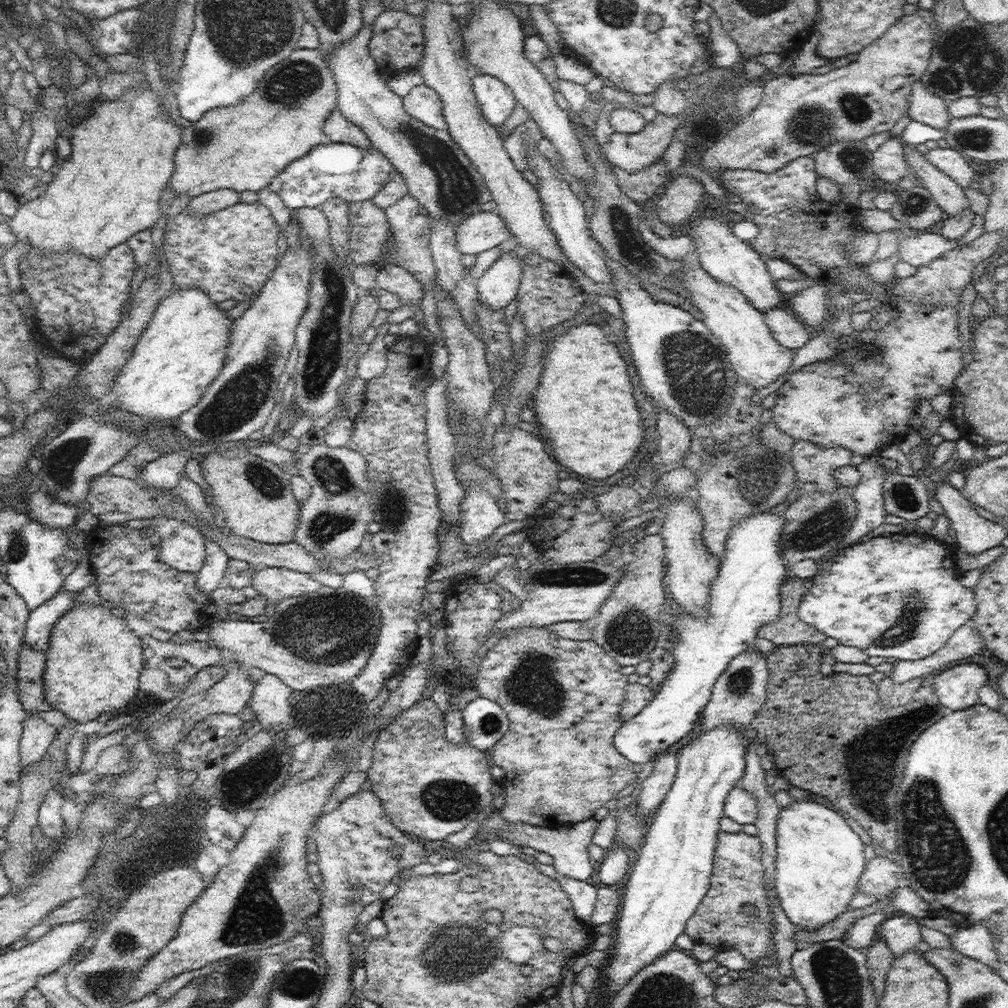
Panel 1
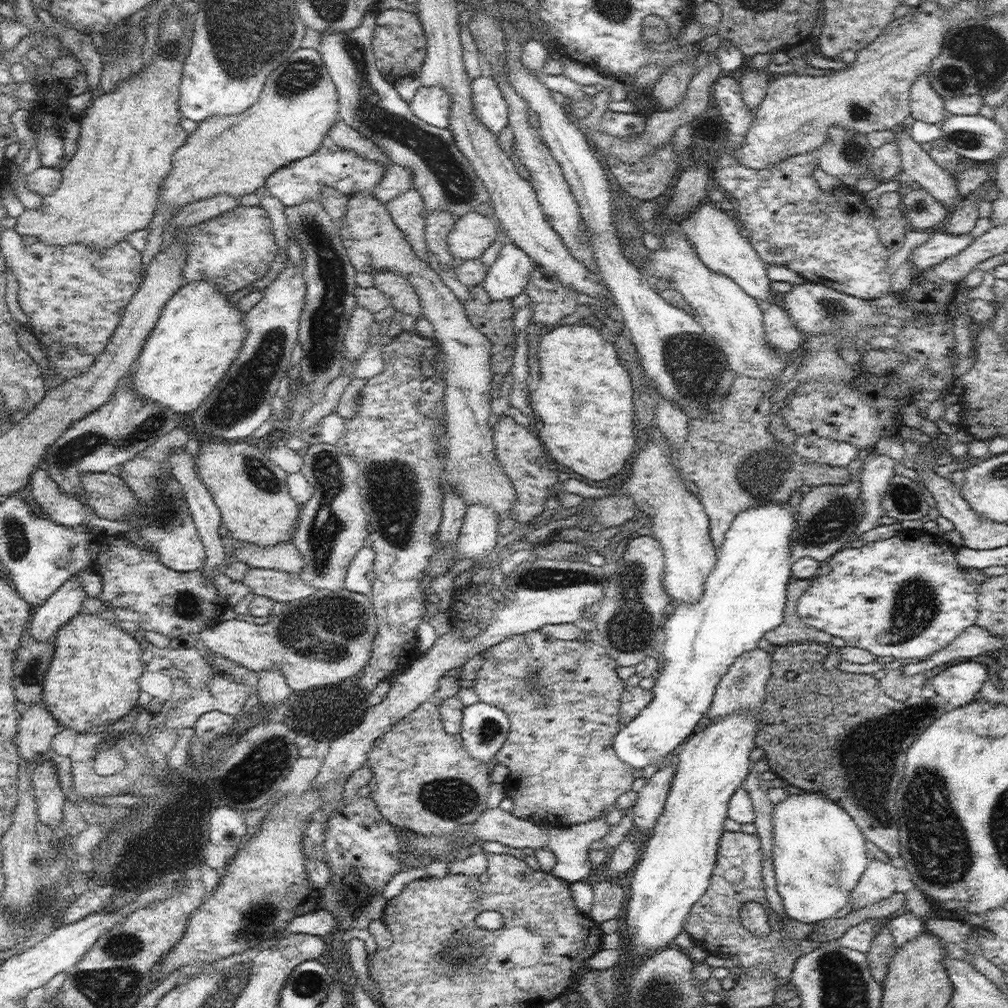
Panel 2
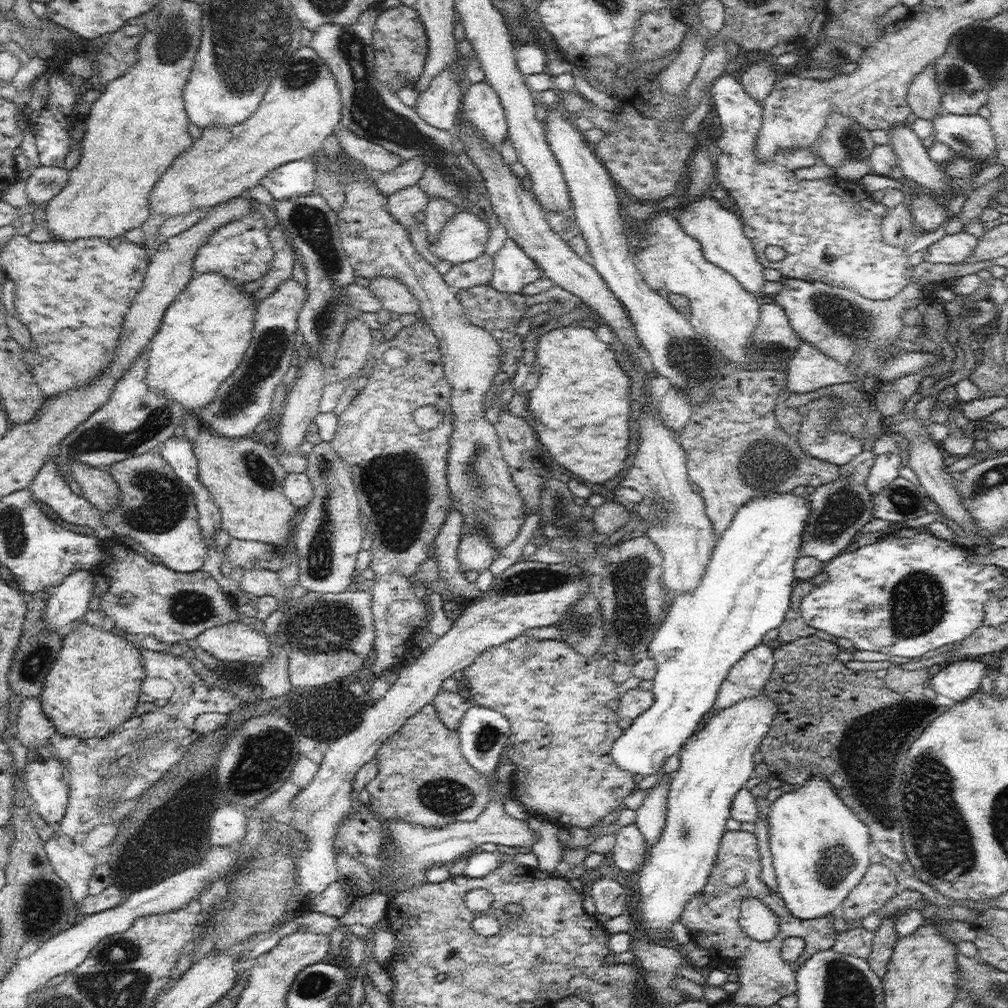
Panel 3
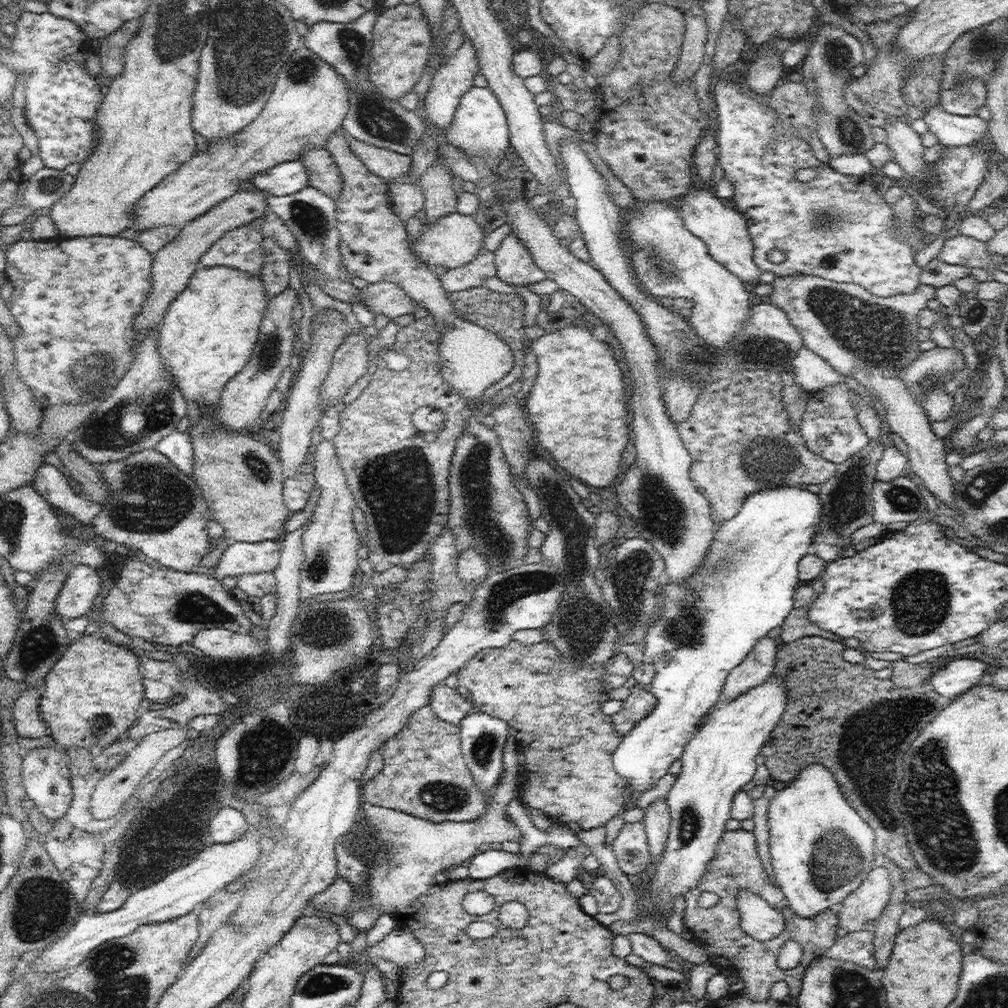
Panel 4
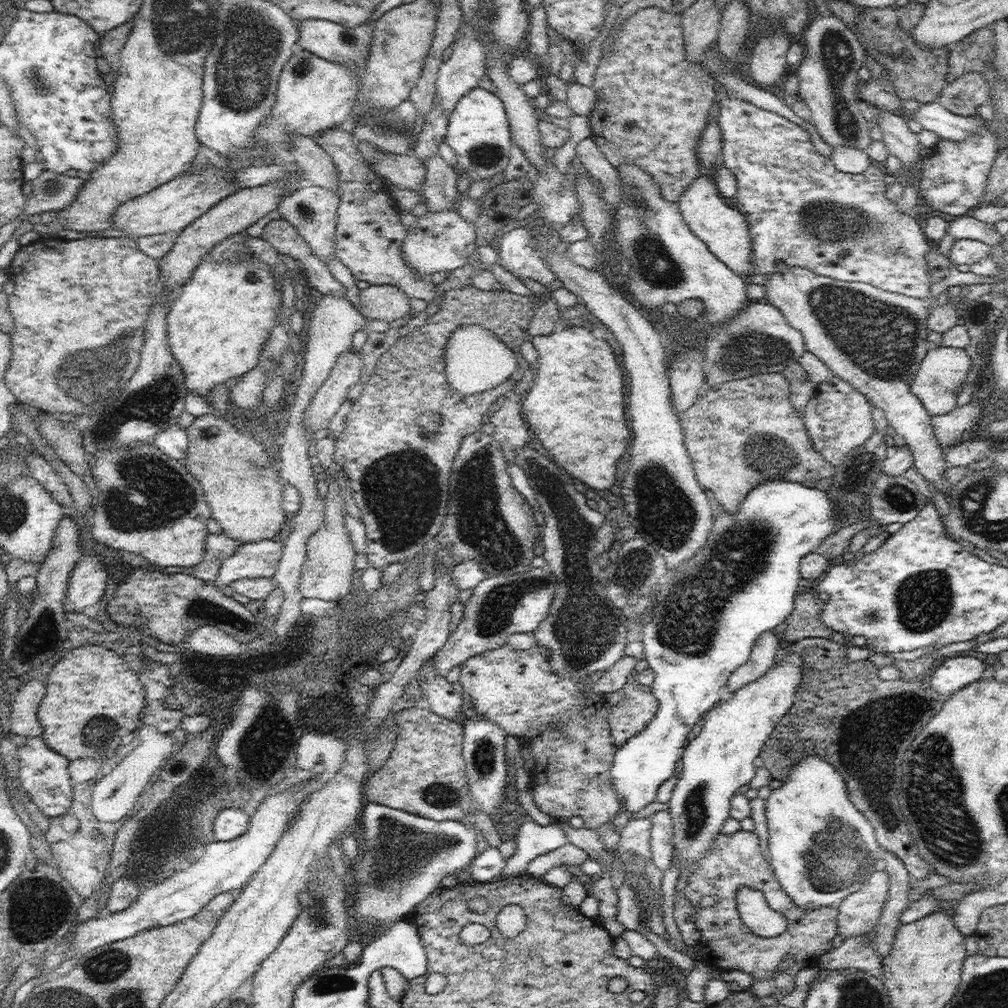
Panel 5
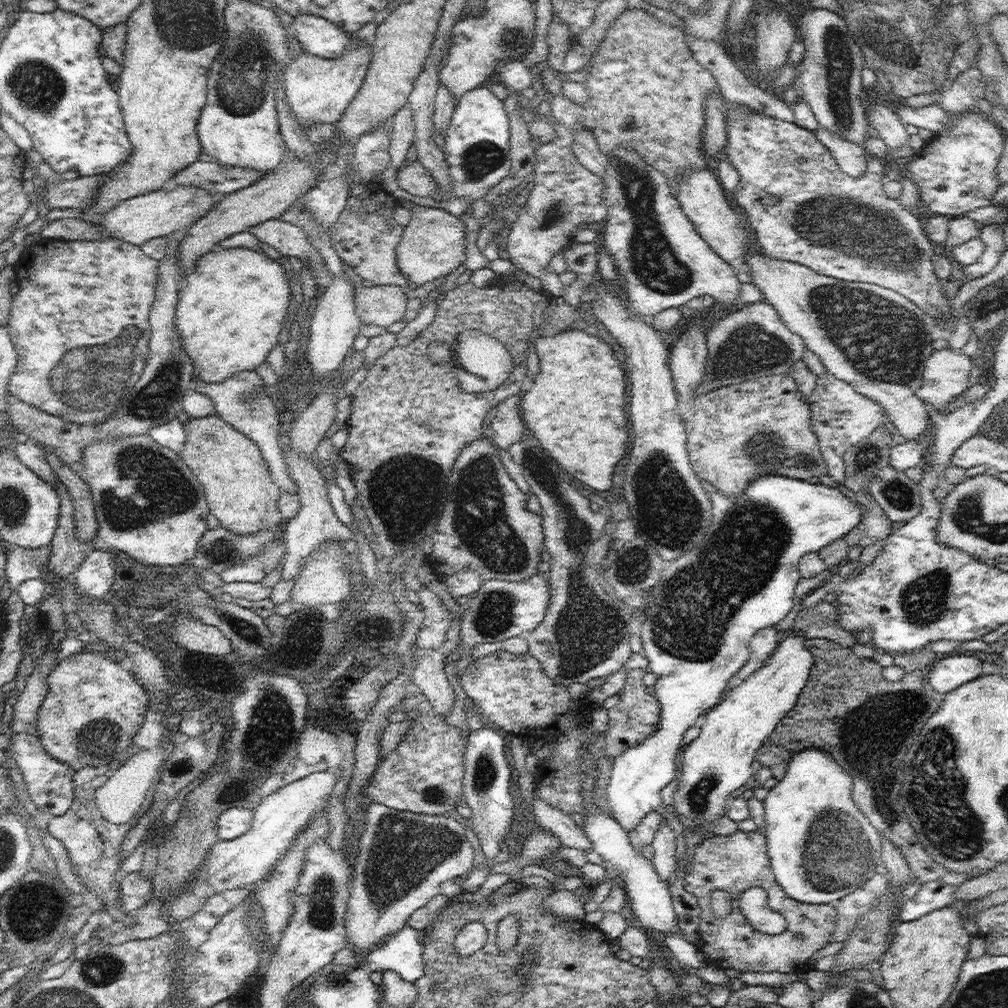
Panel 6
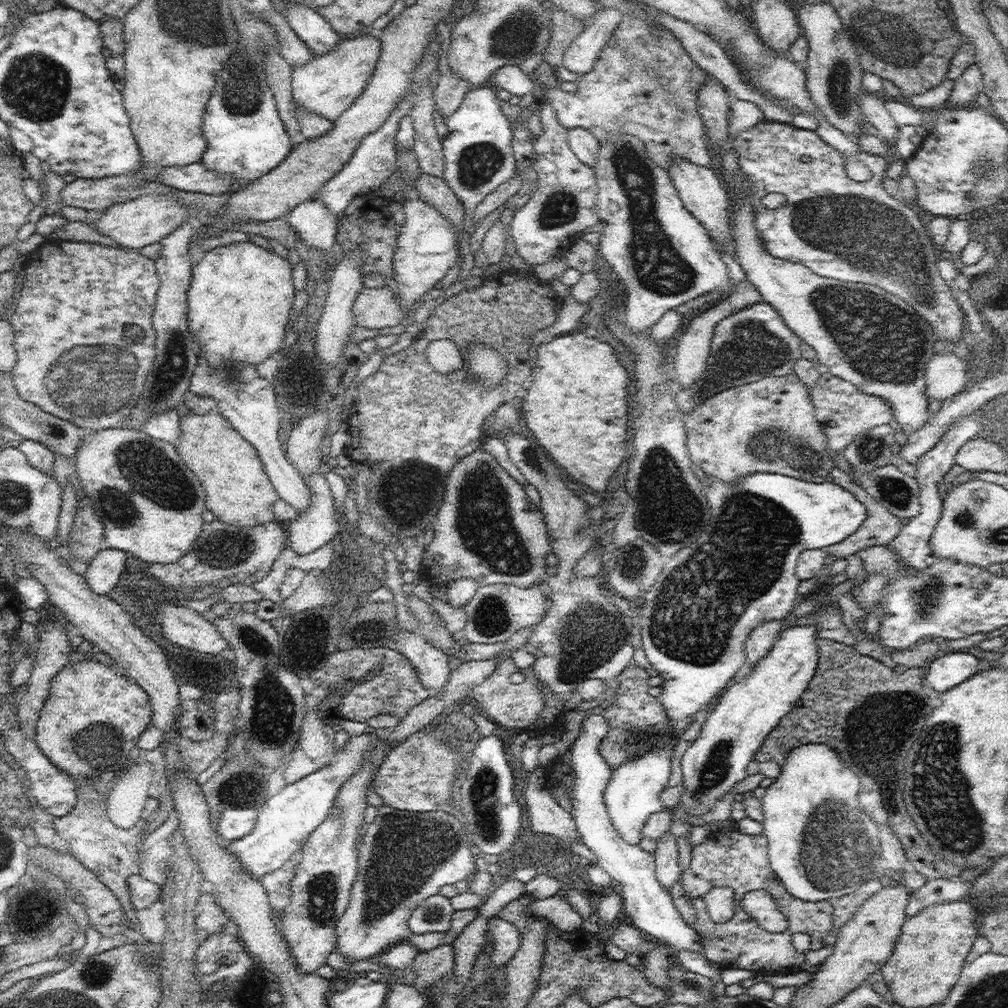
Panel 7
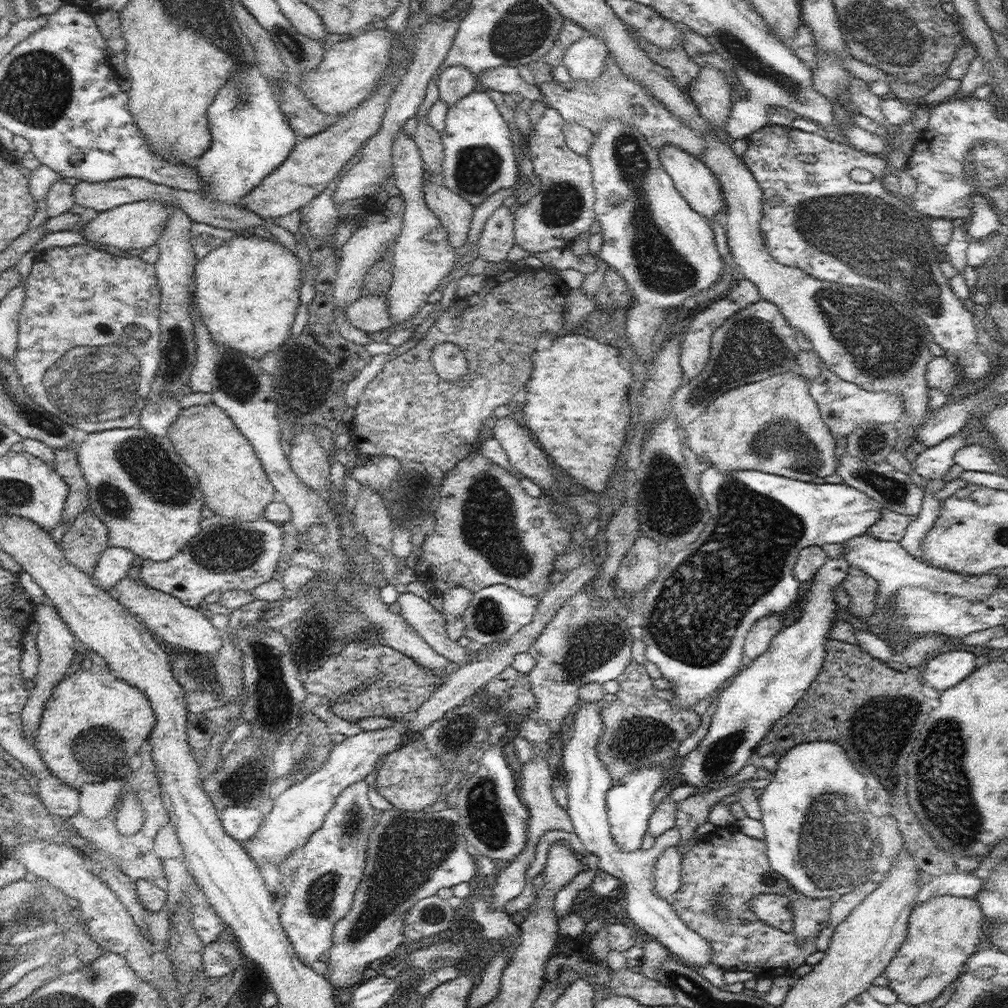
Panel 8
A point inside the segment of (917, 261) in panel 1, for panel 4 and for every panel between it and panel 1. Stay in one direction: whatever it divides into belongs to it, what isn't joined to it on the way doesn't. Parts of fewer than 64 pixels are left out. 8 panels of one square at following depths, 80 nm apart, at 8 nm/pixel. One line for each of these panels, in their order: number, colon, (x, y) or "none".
2: (942, 245)
3: (953, 249)
4: (962, 250)

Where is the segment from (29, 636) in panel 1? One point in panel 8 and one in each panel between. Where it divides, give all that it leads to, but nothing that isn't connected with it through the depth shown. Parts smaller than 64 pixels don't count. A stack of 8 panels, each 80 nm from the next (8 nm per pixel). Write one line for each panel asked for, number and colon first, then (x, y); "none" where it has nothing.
2: (63, 605)
3: (68, 601)
4: (81, 586)
5: (87, 582)
6: (94, 578)
7: (103, 572)
8: (114, 562)

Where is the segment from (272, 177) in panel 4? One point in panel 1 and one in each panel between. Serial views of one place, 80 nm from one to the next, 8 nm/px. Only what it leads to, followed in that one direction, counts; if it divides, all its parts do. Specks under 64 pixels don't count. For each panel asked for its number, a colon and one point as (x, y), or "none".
1: (338, 169)
2: (303, 180)
3: (296, 178)

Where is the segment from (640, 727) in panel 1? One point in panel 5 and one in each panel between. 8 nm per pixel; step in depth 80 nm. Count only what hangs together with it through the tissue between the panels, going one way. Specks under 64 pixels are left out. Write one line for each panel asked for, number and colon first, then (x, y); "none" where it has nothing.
2: (744, 596)
3: (746, 591)
4: (745, 586)
5: (707, 614)

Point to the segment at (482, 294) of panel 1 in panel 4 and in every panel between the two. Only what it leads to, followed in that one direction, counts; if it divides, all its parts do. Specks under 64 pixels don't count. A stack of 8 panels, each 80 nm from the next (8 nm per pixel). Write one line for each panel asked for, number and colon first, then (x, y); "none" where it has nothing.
2: (508, 276)
3: (513, 270)
4: (514, 265)

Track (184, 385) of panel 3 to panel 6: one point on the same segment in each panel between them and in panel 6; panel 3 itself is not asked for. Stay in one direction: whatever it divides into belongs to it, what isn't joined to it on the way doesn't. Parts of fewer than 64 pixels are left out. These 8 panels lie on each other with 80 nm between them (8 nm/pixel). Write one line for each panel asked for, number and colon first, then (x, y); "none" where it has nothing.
4: (206, 337)
5: (219, 321)
6: (231, 309)

